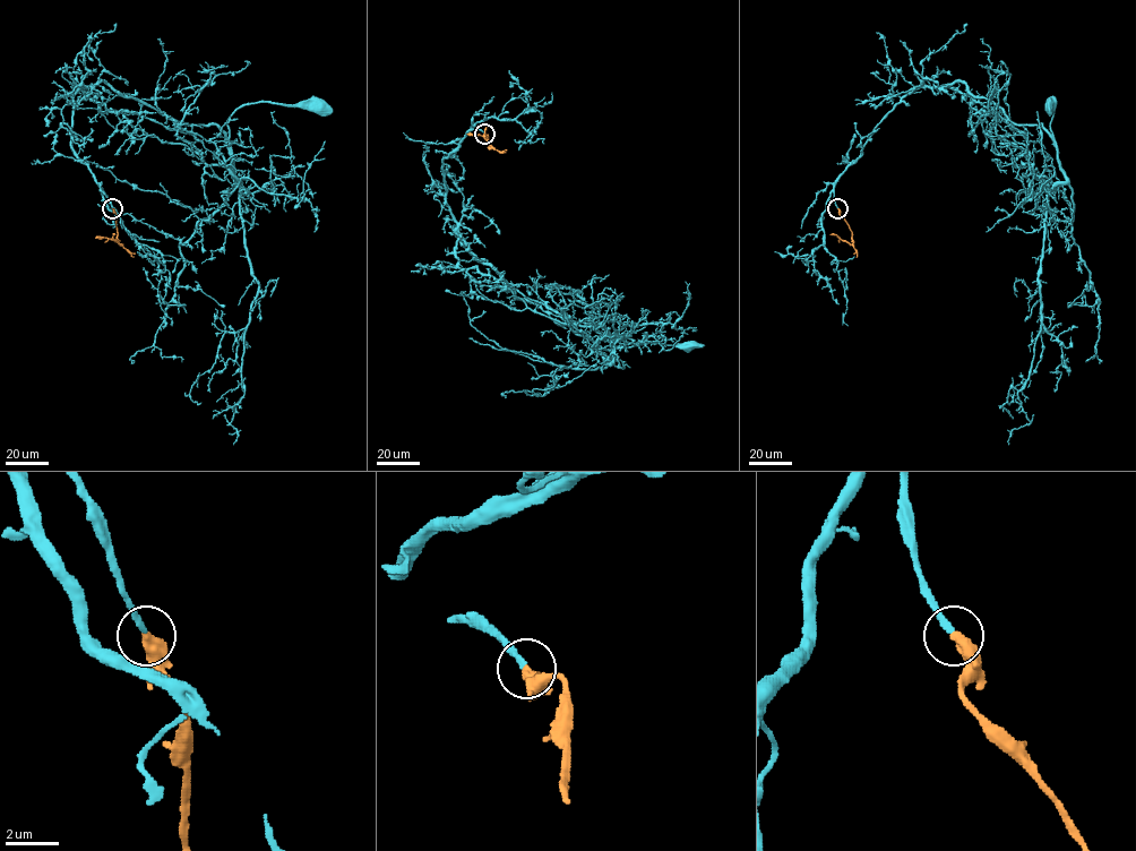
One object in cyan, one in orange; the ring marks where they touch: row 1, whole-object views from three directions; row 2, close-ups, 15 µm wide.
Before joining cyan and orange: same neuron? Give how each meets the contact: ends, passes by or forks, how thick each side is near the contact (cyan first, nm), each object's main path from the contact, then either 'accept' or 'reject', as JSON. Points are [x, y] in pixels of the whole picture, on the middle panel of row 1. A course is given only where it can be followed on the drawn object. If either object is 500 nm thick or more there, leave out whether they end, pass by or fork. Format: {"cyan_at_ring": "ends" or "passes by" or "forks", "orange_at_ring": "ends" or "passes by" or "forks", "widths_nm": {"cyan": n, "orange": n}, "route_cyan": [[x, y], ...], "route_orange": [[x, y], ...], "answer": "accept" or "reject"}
{"cyan_at_ring": "ends", "orange_at_ring": "ends", "widths_nm": {"cyan": 220, "orange": 480}, "route_cyan": [[484, 134], [471, 130], [442, 161], [446, 203], [475, 257], [600, 350], [690, 344]], "route_orange": [[484, 134], [490, 148], [481, 135], [467, 134]], "answer": "accept"}

